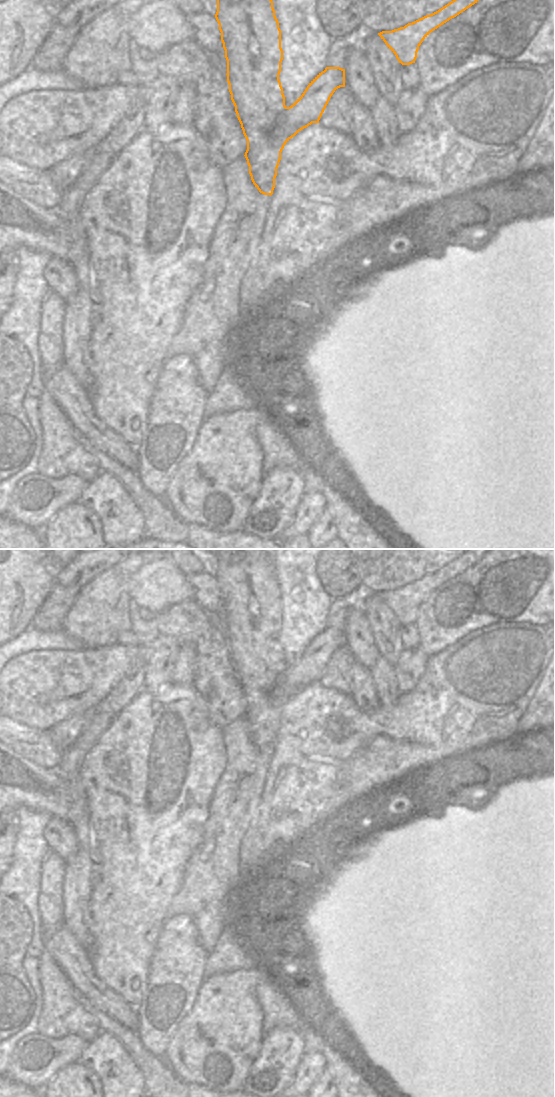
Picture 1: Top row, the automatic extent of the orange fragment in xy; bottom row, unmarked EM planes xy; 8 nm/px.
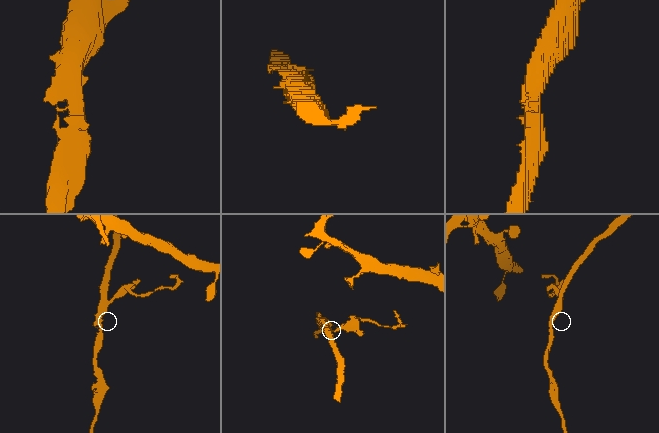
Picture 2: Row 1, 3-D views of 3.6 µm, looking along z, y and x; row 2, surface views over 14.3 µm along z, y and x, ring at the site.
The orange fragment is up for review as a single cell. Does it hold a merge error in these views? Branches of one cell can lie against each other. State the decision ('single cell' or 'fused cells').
fused cells

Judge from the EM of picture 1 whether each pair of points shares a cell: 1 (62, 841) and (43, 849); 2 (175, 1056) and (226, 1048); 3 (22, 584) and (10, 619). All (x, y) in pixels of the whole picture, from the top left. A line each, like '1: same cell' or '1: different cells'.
1: different cells
2: same cell
3: same cell

